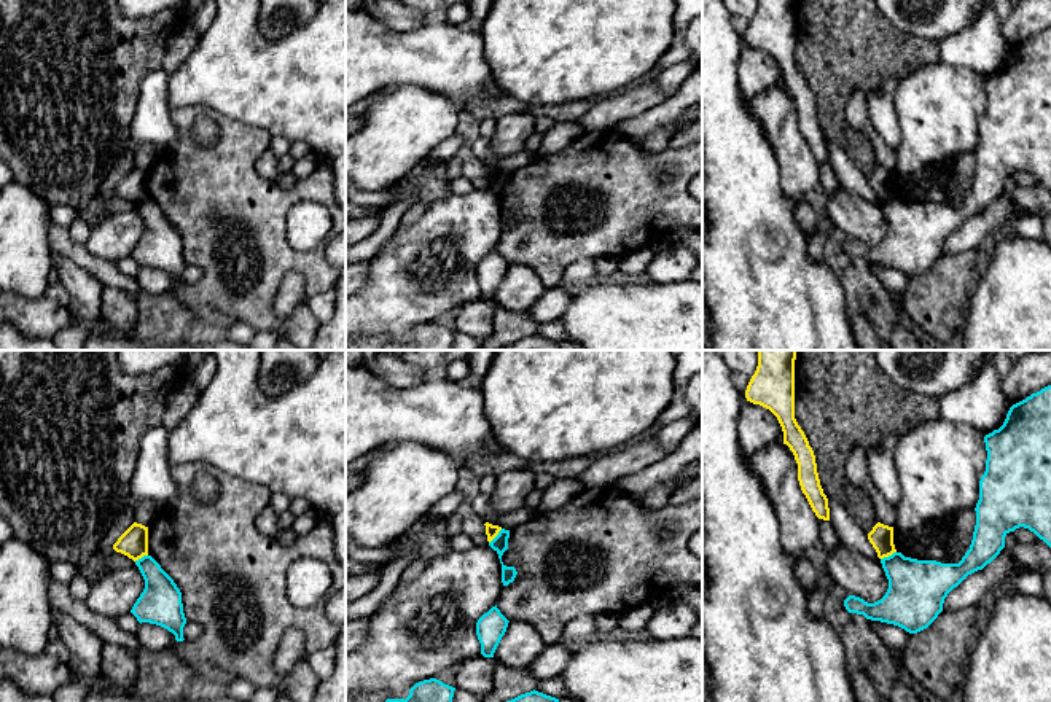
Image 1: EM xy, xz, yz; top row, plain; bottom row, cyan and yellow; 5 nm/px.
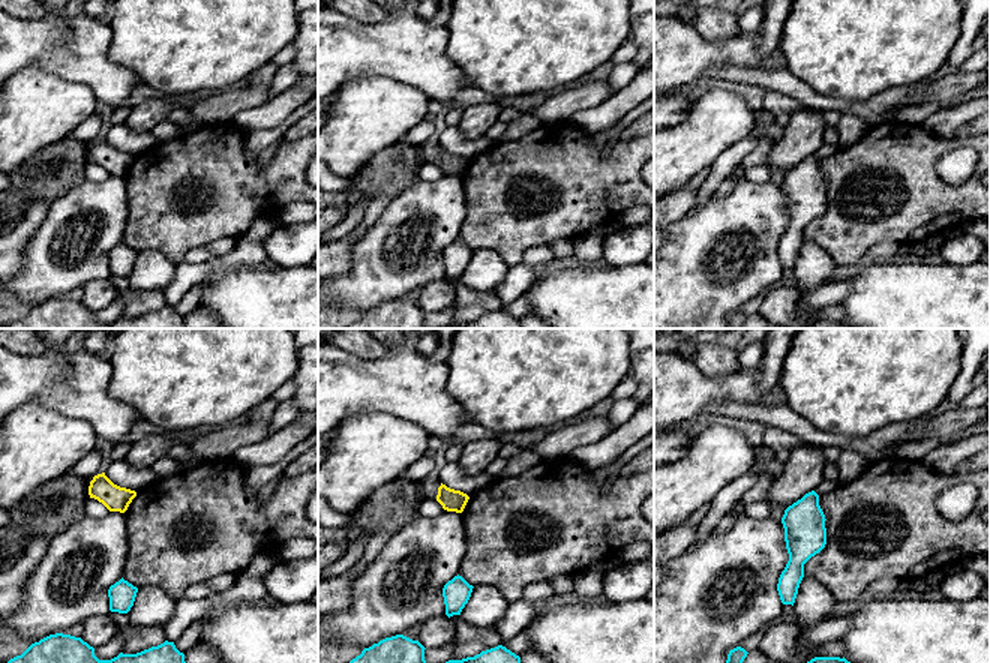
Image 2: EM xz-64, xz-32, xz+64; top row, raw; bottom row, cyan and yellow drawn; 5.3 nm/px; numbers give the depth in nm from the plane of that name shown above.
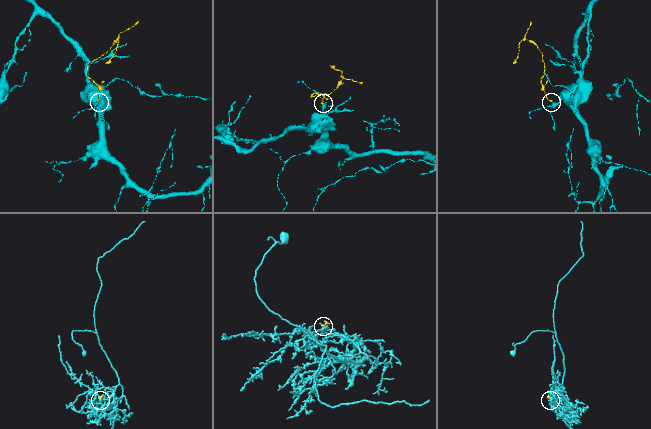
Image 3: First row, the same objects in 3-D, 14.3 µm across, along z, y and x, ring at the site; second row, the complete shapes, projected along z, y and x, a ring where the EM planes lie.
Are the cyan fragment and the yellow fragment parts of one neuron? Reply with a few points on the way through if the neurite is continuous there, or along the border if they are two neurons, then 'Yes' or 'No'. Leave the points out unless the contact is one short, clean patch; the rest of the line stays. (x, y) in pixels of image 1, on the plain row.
Boundary: yz (895, 194), (881, 202). No

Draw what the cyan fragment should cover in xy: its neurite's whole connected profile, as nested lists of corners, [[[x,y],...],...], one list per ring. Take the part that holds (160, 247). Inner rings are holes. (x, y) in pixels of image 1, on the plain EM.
[[[151,199],[135,204],[135,209],[145,223],[145,232],[131,256],[140,267],[161,269],[172,275],[177,285],[183,285],[186,261],[180,232]]]

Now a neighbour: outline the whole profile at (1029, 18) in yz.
[[[1021,0],[1002,22],[1002,35],[1010,48],[1051,29],[1051,0]]]

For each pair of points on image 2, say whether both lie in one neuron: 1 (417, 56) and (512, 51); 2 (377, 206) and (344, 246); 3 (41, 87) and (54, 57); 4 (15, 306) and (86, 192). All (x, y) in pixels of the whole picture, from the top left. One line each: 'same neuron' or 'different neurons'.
1: different neurons
2: same neuron
3: different neurons
4: different neurons

